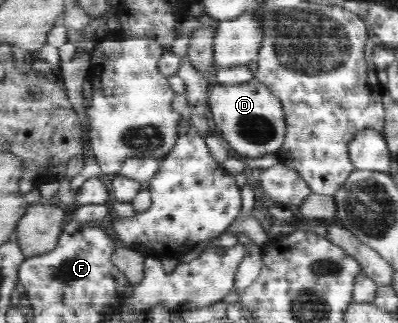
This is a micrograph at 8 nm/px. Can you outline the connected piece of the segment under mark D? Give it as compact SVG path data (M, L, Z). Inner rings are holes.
M256 77L247 83L240 84L213 83L212 89L209 91L208 102L211 117L217 125L217 129L221 131L223 139L229 142L233 151L238 153L242 159L257 159L267 155L267 153L275 153L281 149L286 137L285 110L283 110L281 100L275 96L270 87L263 85Z

